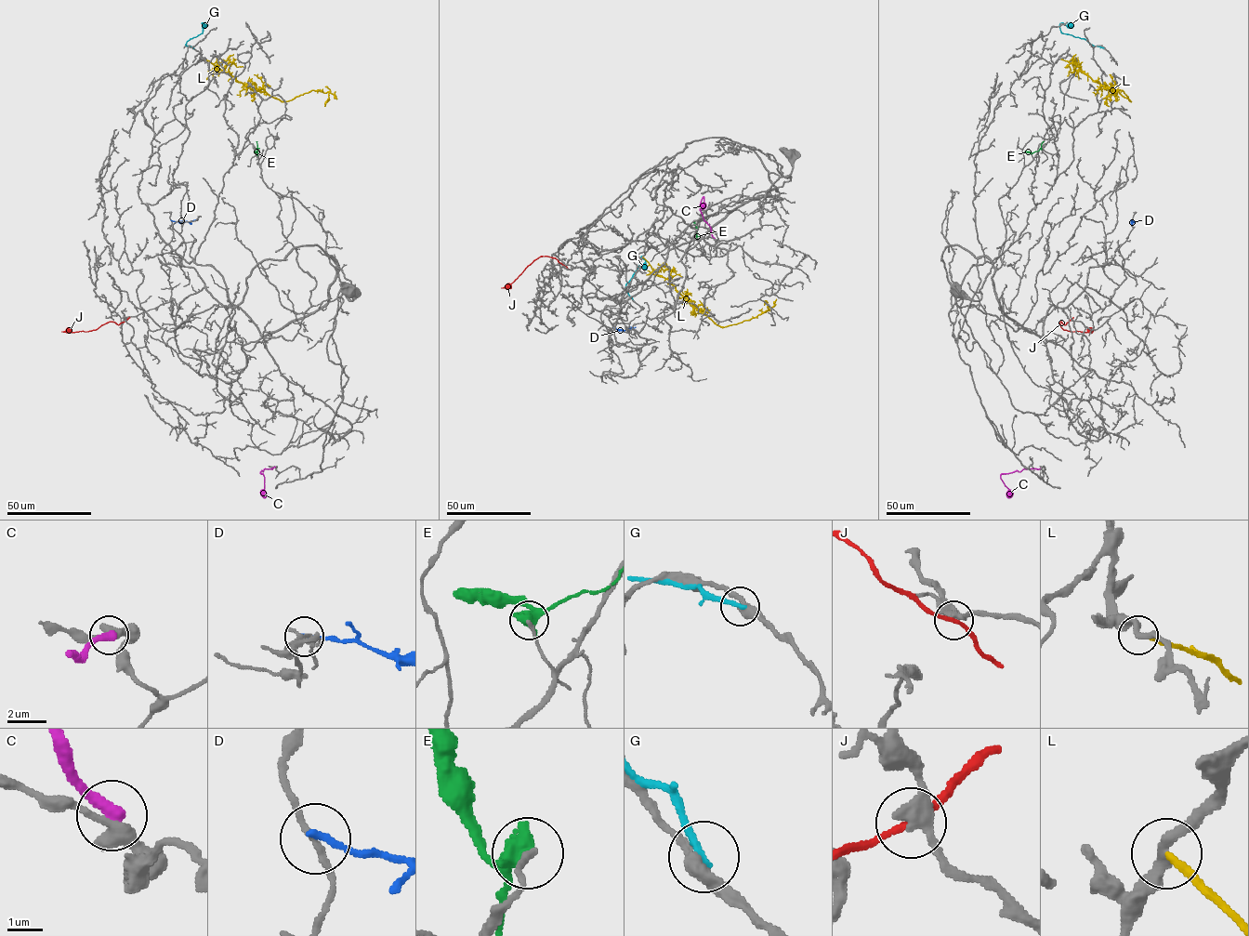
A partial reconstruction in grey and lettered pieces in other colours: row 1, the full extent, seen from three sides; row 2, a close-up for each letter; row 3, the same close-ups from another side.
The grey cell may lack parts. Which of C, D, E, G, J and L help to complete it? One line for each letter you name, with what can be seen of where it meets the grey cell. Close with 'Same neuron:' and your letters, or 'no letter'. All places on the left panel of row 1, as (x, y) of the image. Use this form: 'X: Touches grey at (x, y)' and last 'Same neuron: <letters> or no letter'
Same neuron: no letter

